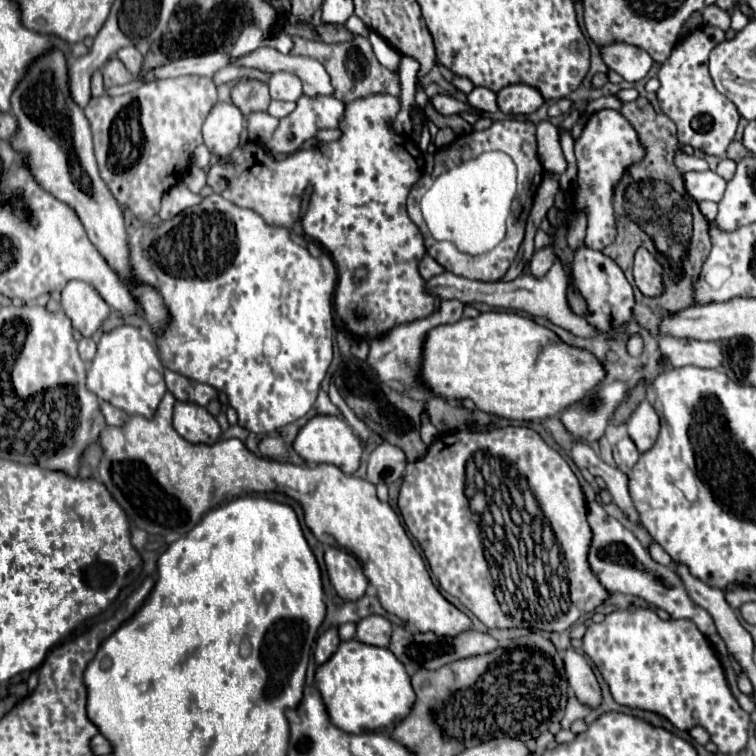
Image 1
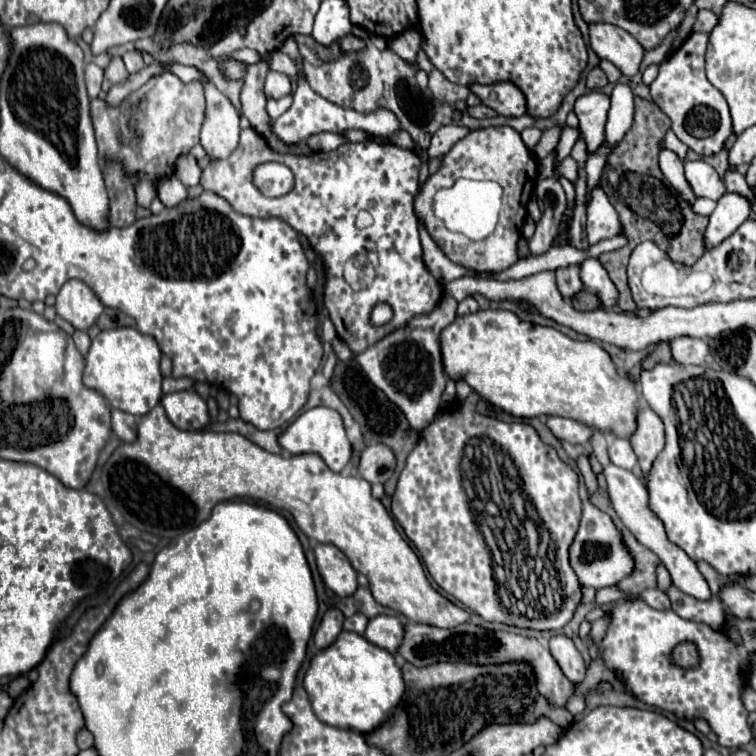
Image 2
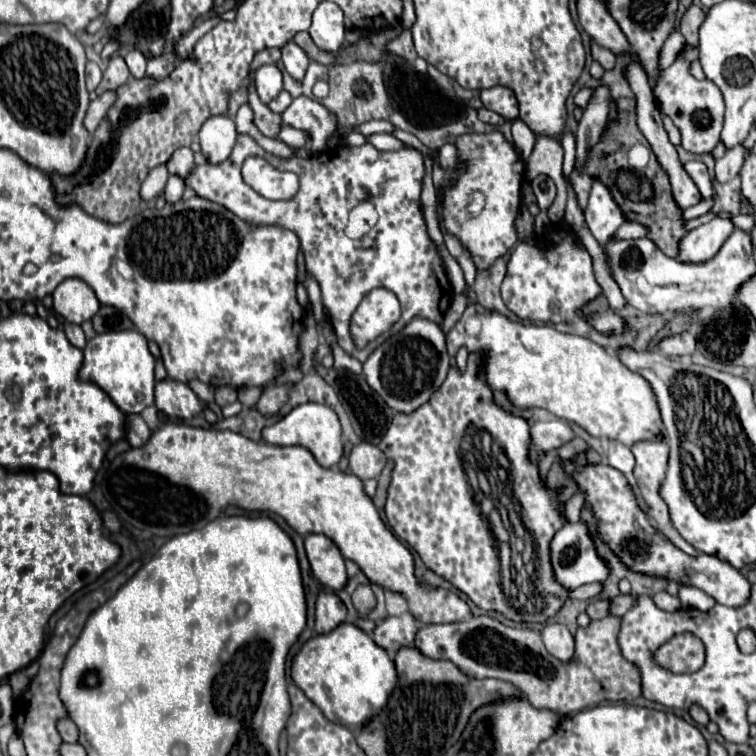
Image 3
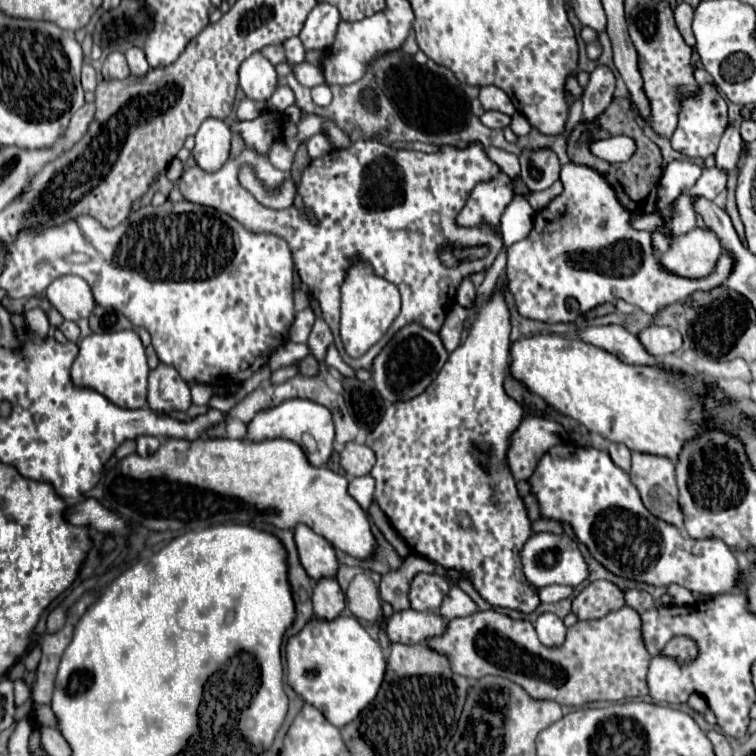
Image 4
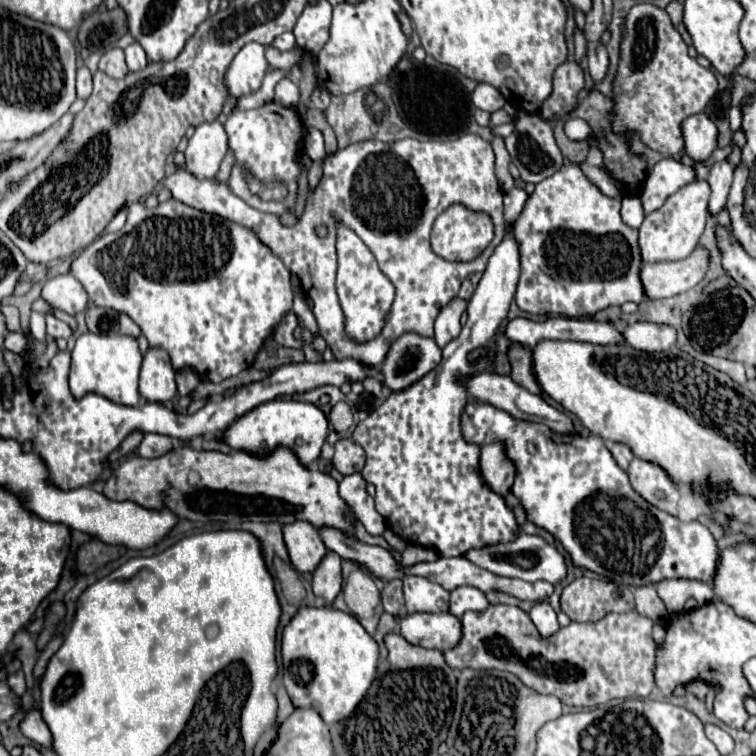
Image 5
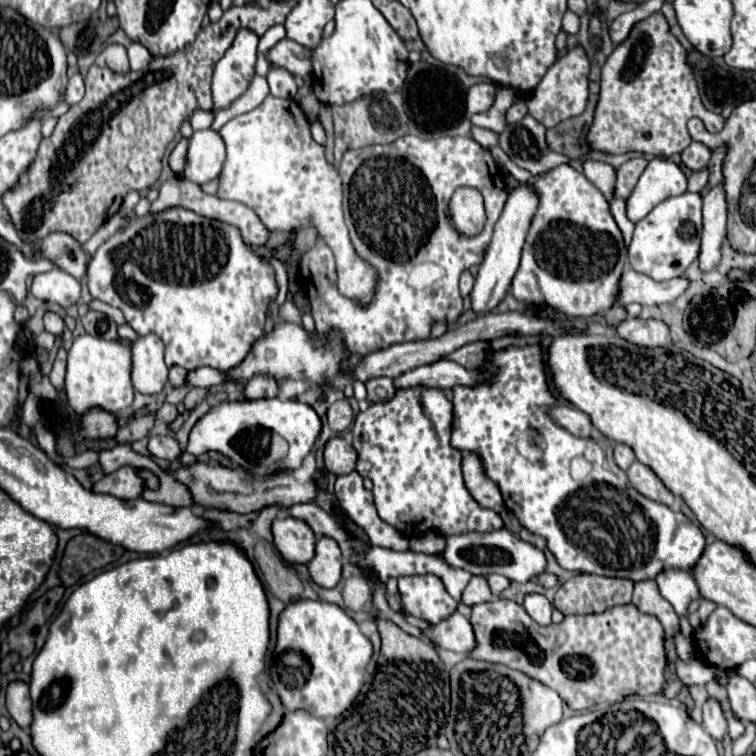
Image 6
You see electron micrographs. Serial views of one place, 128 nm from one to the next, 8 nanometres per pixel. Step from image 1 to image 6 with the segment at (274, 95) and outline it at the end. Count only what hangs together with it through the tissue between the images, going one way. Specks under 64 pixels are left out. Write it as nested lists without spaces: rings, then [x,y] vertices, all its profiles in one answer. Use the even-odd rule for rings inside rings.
[[[238,32],[232,48],[224,54],[224,58],[216,64],[212,96],[214,96],[214,112],[228,108],[232,100],[242,96],[254,74],[256,74],[256,58],[258,58],[258,36],[254,32]]]

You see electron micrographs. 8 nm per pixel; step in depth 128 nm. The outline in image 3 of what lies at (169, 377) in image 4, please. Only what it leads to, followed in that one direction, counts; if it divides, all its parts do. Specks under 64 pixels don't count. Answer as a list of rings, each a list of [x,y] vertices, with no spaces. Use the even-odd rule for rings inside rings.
[[[166,378],[156,384],[156,408],[170,418],[190,420],[202,412],[202,402],[188,384]]]

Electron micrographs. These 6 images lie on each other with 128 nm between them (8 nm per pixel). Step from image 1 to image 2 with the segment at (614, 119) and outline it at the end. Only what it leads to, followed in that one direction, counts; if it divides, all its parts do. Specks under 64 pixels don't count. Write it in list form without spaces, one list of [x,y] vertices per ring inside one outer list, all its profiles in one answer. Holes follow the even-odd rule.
[[[588,92],[576,100],[574,112],[580,120],[580,134],[586,142],[588,154],[598,152],[598,148],[606,142],[604,128],[610,110],[610,96],[602,92]],[[596,188],[592,192],[590,204],[588,204],[588,242],[598,244],[600,240],[614,238],[620,234],[620,222],[614,206],[608,202],[606,192],[602,188]]]

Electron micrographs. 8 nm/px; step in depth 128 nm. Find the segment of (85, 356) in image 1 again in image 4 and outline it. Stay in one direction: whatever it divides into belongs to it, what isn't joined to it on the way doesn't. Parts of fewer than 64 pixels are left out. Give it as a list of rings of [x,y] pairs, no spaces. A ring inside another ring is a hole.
[[[64,320],[62,326],[60,326],[60,330],[62,330],[62,334],[64,334],[70,342],[78,342],[78,338],[80,338],[80,328],[78,328],[76,322]]]

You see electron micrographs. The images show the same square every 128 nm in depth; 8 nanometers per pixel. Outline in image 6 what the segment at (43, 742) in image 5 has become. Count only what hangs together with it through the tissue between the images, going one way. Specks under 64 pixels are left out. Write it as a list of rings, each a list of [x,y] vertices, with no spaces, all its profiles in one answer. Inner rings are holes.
[[[14,682],[8,686],[6,690],[6,704],[8,704],[8,712],[12,716],[12,720],[28,730],[32,726],[34,714],[32,714],[32,702],[30,702],[30,690],[24,682]]]

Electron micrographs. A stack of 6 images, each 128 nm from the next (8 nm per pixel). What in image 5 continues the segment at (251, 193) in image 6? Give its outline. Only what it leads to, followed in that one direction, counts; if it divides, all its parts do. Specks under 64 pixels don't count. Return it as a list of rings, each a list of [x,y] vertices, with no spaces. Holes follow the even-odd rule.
[[[274,102],[256,108],[256,110],[236,110],[224,124],[228,134],[228,144],[236,154],[236,164],[232,168],[228,186],[236,196],[240,196],[244,202],[254,206],[256,210],[270,212],[270,214],[282,214],[286,208],[296,206],[296,188],[298,188],[298,176],[300,176],[300,164],[296,162],[296,150],[302,142],[302,128],[300,118],[290,108],[278,106]],[[244,168],[250,168],[252,174],[264,182],[270,182],[274,178],[288,184],[288,196],[282,202],[262,202],[258,196],[250,194],[244,178]],[[338,228],[338,278],[336,278],[336,290],[340,298],[340,306],[344,312],[344,330],[346,336],[358,344],[374,340],[388,318],[388,312],[394,302],[396,288],[394,284],[380,272],[376,260],[372,258],[372,252],[368,246],[348,228]]]

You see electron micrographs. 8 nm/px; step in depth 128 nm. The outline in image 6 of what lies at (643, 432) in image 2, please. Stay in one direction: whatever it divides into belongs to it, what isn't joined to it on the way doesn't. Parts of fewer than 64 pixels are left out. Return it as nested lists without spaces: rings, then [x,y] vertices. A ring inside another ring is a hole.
[[[634,462],[630,468],[628,468],[628,480],[632,484],[632,488],[636,488],[642,496],[654,500],[654,502],[660,502],[660,504],[666,504],[666,506],[672,506],[674,504],[674,494],[662,484],[662,480],[656,476],[656,472],[648,466],[644,466],[642,462]]]

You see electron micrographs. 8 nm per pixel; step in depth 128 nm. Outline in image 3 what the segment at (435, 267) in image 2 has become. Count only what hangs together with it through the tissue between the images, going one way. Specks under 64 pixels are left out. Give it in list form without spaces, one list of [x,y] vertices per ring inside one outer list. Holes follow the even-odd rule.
[[[624,222],[618,230],[616,230],[616,234],[614,234],[614,238],[616,240],[632,240],[632,238],[642,238],[646,234],[646,228],[642,226],[642,224],[632,224],[632,222]]]

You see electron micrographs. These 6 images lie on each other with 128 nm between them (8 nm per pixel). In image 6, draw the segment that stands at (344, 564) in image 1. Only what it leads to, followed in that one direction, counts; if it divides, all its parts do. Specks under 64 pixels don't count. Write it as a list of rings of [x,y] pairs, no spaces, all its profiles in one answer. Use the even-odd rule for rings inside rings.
[[[276,518],[272,524],[274,544],[288,564],[308,564],[316,556],[316,536],[298,518]]]

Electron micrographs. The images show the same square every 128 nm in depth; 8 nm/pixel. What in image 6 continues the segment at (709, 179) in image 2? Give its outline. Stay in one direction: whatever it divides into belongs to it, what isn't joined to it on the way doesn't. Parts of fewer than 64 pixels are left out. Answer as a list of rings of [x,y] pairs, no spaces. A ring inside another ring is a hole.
[[[666,158],[650,160],[632,196],[628,198],[628,218],[632,222],[638,222],[668,196],[684,194],[686,182],[688,180],[684,172],[672,160],[666,160]]]

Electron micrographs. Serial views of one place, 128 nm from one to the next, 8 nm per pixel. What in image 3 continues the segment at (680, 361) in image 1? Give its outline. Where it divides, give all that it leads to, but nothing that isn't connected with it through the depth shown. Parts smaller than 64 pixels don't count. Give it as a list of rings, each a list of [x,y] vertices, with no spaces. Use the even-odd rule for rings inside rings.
[[[684,332],[680,336],[674,336],[674,338],[666,338],[660,342],[660,350],[666,354],[666,356],[692,356],[696,352],[696,338],[690,334],[690,332]]]

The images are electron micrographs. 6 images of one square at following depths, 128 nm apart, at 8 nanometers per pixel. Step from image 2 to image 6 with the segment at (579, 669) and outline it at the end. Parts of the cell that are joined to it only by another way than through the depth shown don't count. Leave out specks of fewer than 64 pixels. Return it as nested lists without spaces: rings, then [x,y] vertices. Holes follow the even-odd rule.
[[[542,594],[526,596],[524,608],[540,626],[550,626],[552,624],[552,604],[546,600],[546,596],[542,596]]]

